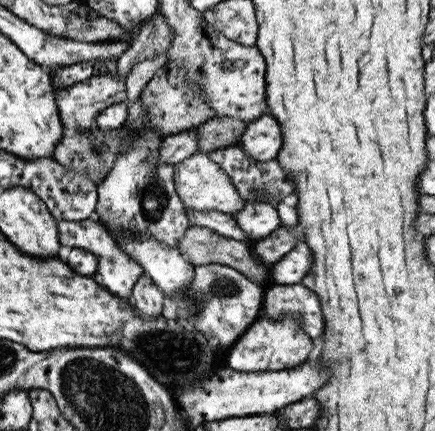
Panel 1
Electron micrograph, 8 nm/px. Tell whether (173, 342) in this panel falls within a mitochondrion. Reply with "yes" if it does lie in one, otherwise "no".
yes

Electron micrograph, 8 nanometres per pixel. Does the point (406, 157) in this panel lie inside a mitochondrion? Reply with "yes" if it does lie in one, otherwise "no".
no

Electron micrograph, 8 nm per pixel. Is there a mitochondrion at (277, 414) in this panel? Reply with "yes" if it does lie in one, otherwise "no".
no

